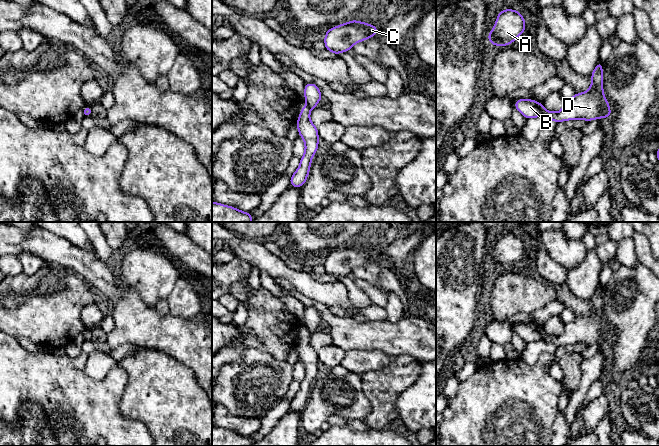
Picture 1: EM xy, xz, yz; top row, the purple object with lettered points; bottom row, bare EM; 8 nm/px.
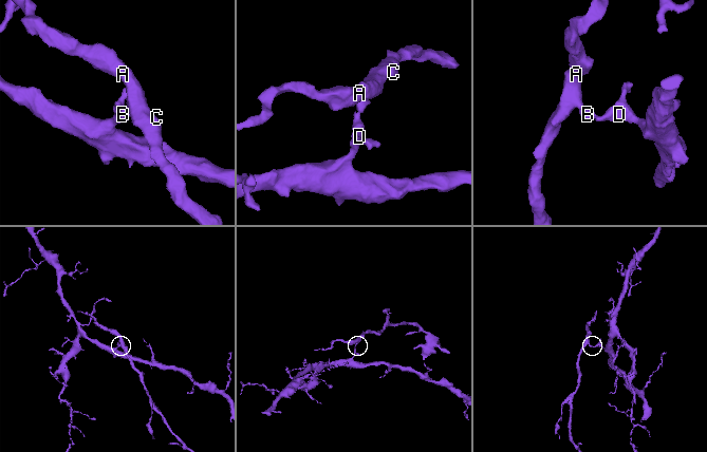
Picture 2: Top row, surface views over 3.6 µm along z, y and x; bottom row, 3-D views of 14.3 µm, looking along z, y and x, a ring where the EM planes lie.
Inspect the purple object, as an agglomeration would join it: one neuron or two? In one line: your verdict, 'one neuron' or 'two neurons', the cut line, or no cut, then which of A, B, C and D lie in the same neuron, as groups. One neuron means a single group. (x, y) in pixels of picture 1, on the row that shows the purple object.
two neurons; cut in yz along (546, 110), (542, 116); A B C / D

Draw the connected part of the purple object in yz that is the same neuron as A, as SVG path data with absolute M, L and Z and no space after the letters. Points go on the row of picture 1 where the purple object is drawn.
M506 9L498 13L495 26L488 33L488 41L498 47L511 45L525 30L523 15L513 9Z

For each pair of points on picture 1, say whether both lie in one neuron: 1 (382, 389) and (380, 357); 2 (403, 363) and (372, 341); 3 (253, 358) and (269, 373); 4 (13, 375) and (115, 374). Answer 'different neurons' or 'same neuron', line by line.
1: different neurons
2: different neurons
3: same neuron
4: same neuron

